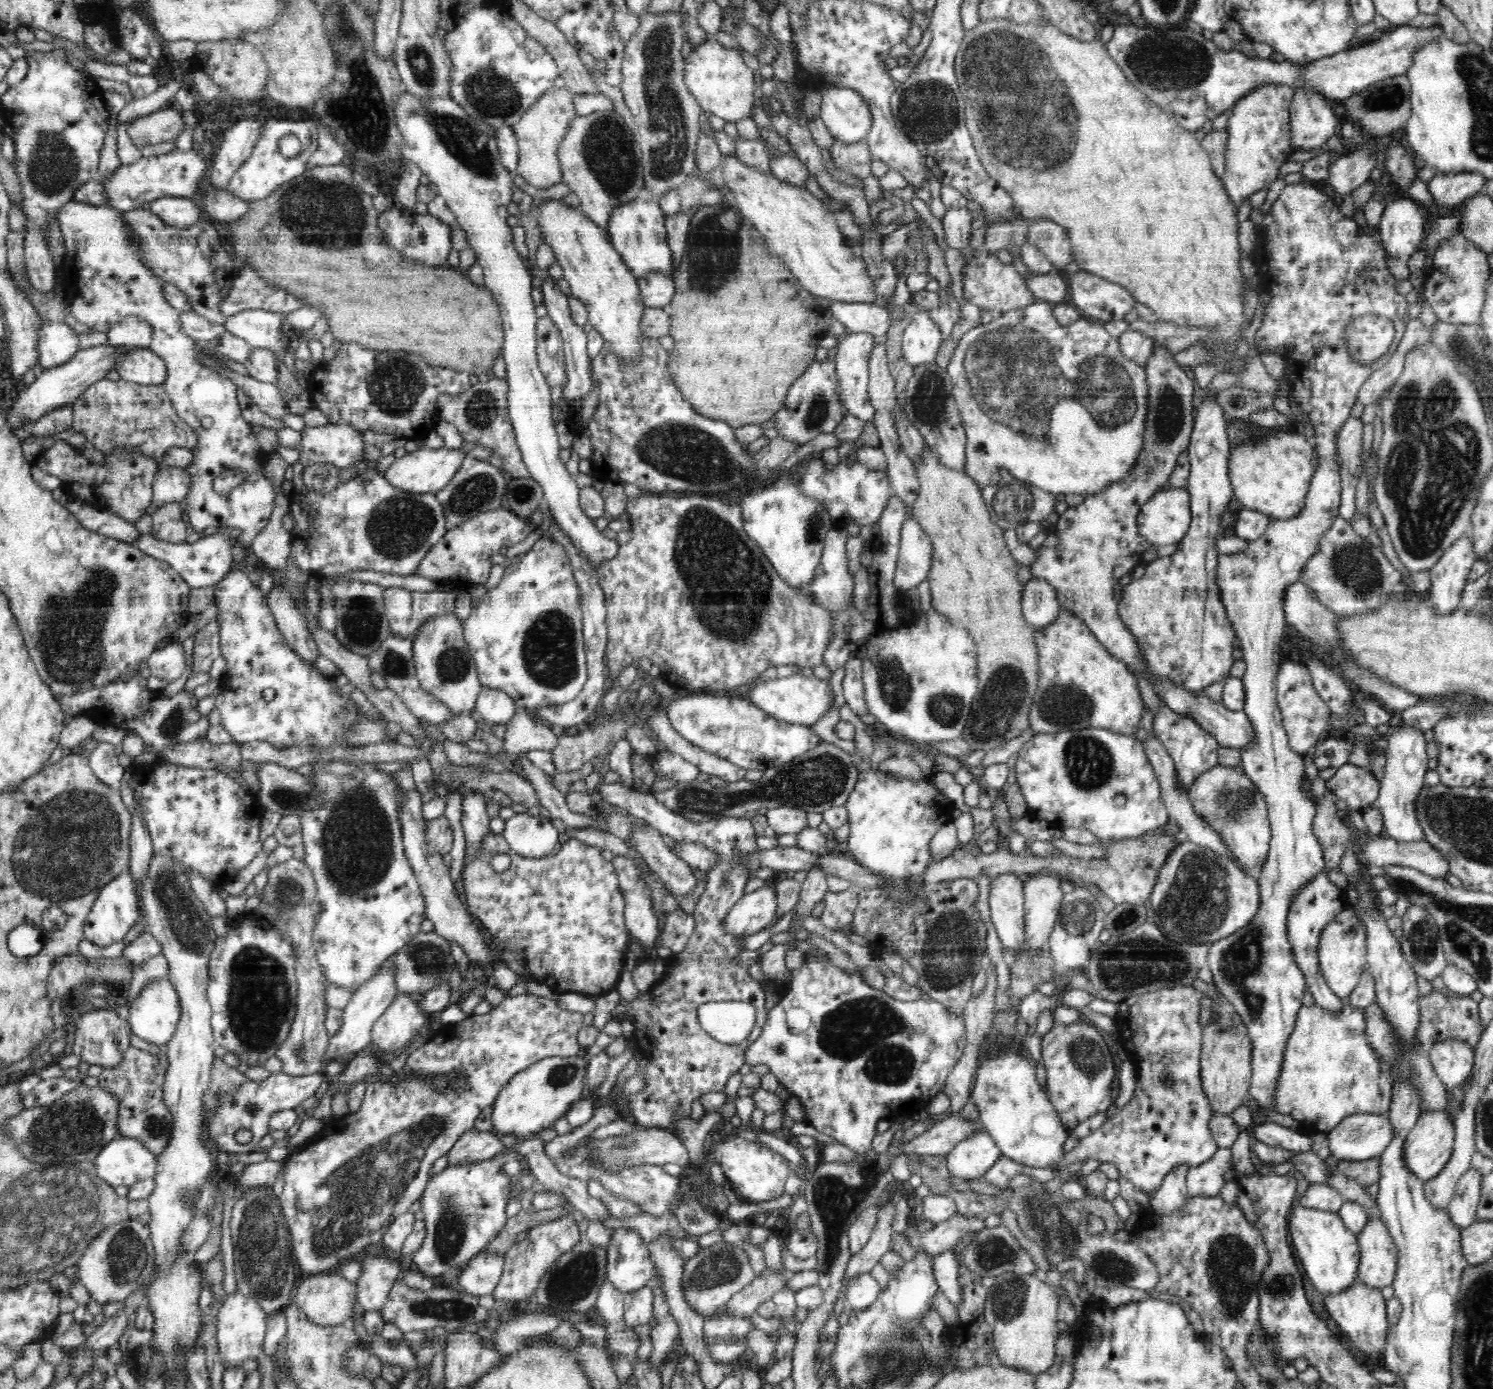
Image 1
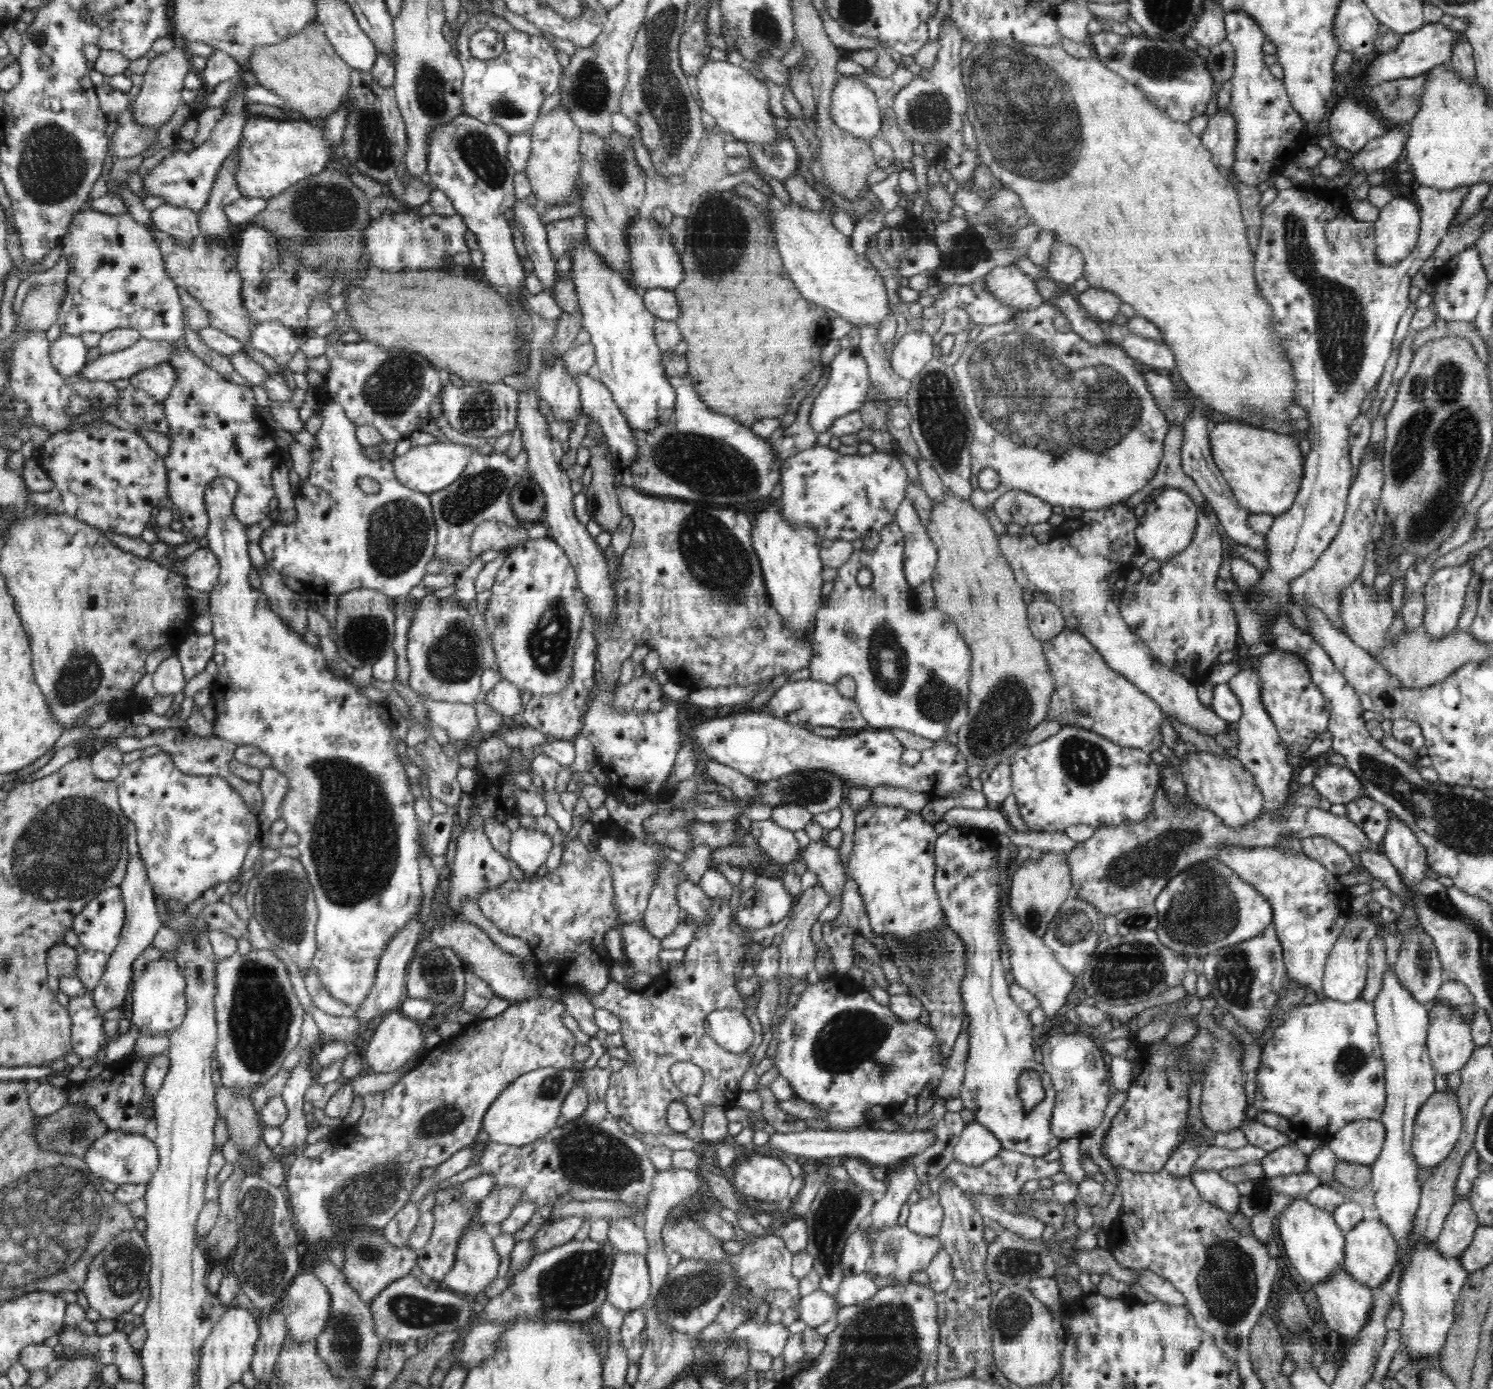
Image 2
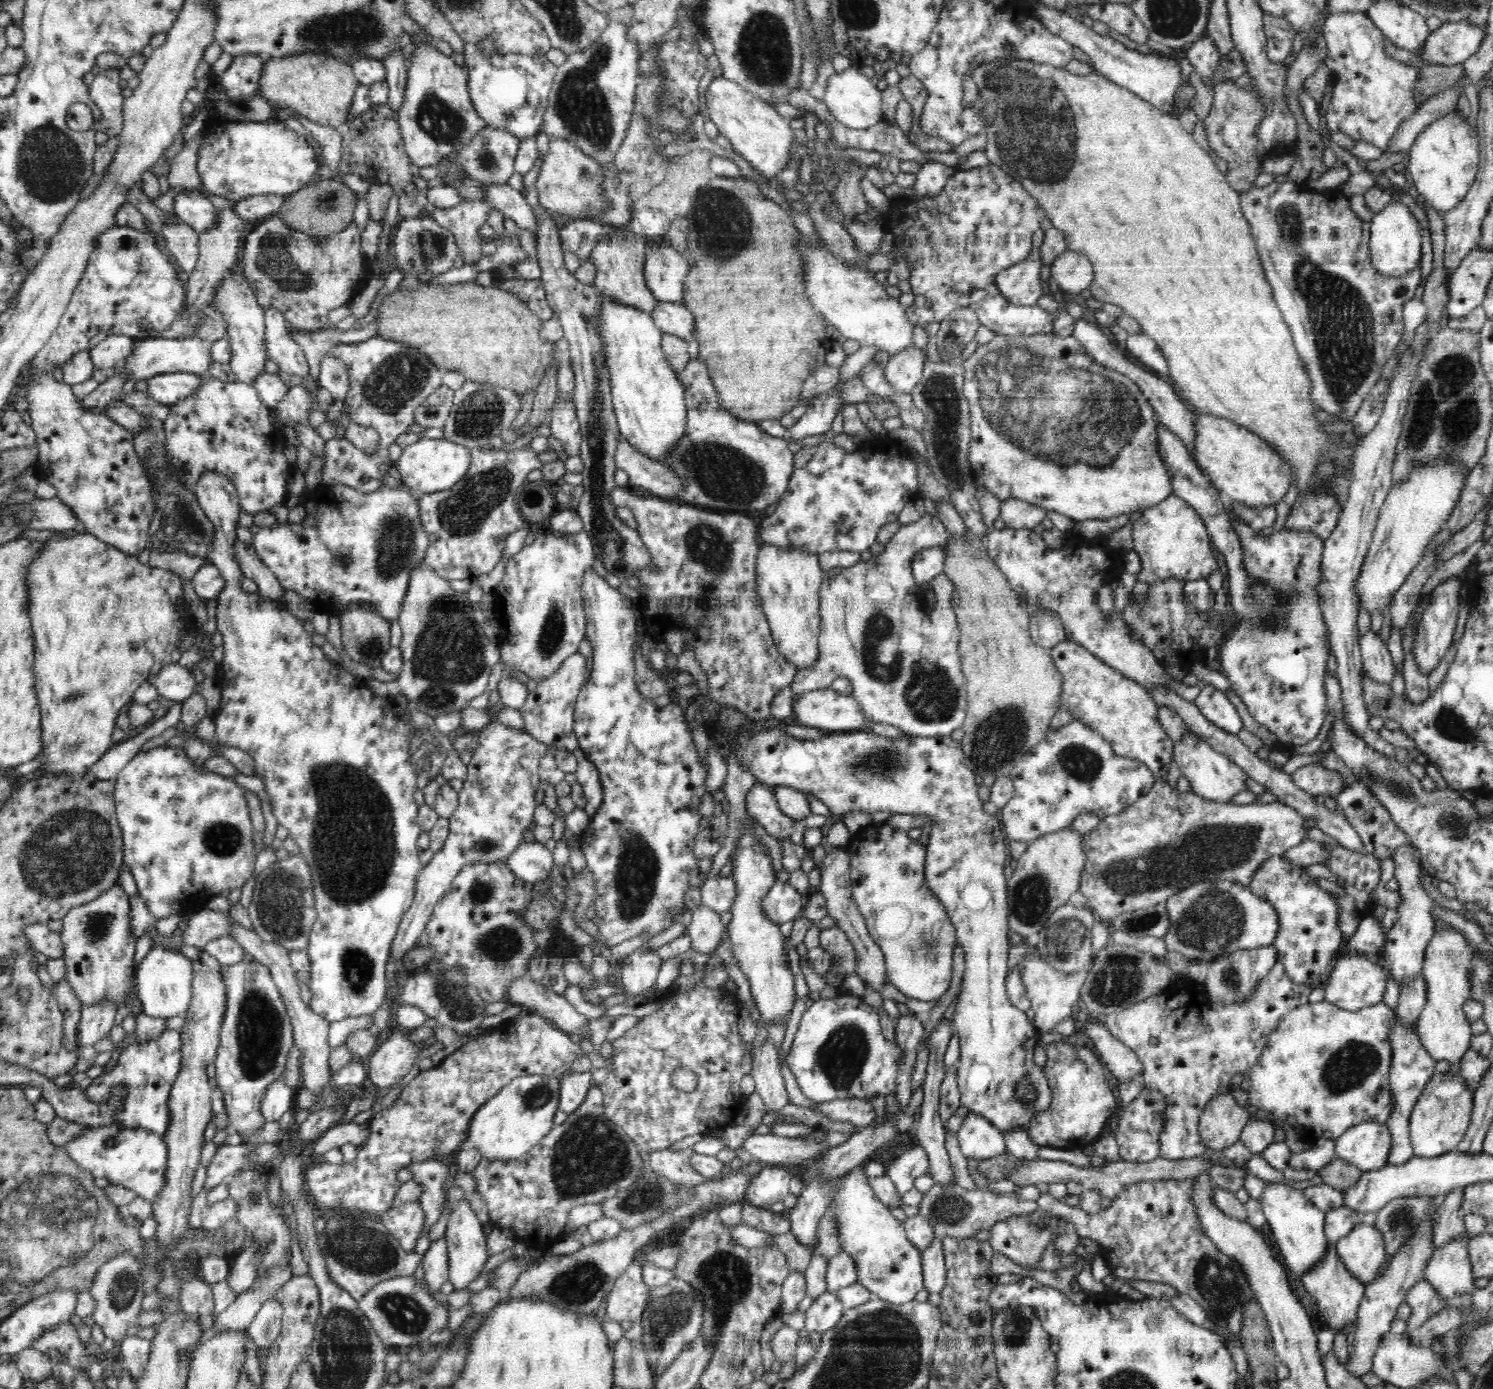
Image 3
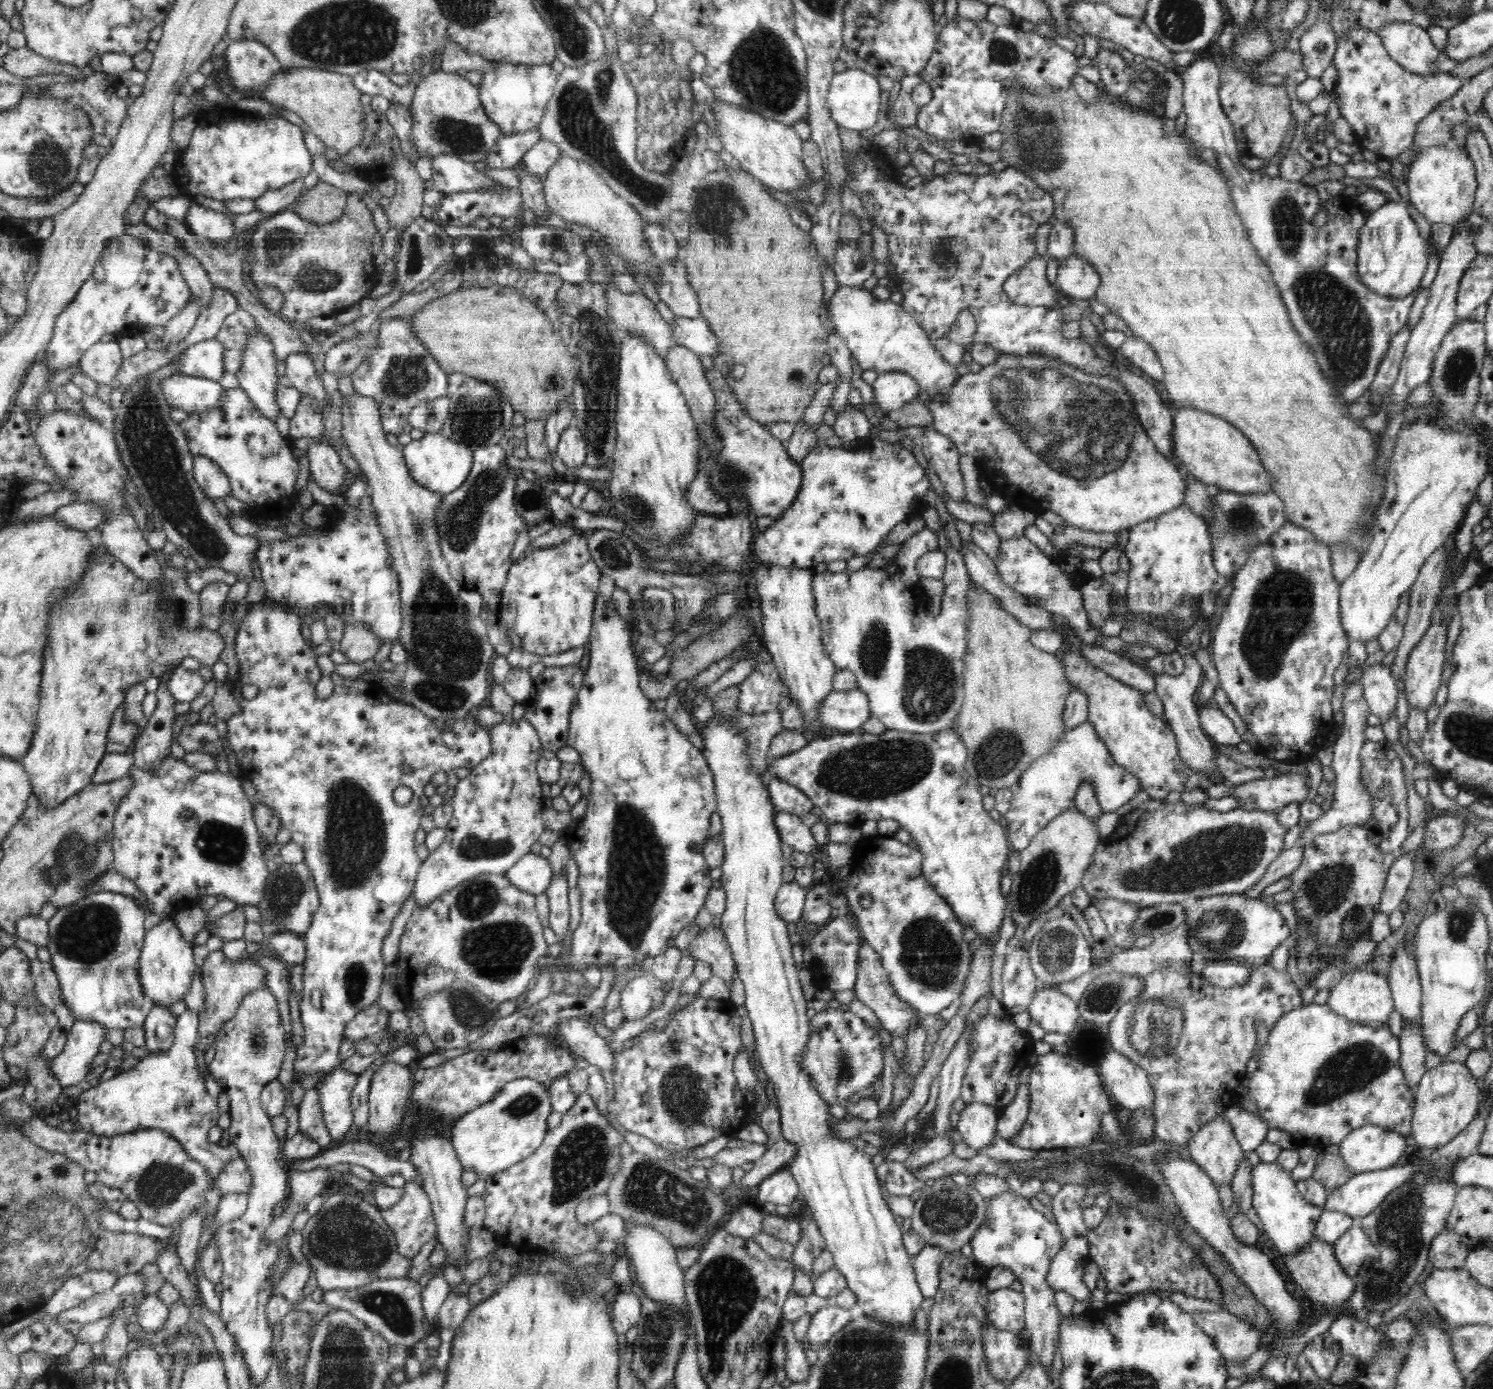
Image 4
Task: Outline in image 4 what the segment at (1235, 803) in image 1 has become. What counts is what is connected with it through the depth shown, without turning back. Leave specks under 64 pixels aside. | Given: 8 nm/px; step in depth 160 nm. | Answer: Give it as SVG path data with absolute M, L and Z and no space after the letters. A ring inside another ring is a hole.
M1189 655L1187 661L1186 669L1180 676L1169 676L1169 674L1153 676L1154 685L1156 685L1155 694L1164 705L1164 720L1176 736L1177 748L1182 762L1194 771L1200 771L1208 777L1215 777L1216 775L1222 775L1214 765L1214 760L1218 757L1217 746L1204 734L1204 730L1200 725L1197 704L1194 704L1194 694L1198 691L1198 686L1202 686L1200 678L1205 672L1193 655Z

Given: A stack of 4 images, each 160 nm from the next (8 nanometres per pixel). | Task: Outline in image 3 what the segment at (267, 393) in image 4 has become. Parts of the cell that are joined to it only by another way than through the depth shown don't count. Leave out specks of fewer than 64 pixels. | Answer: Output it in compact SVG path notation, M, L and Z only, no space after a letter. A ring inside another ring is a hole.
M234 274L224 278L218 286L212 305L222 317L226 325L226 333L231 345L232 356L229 365L232 372L237 376L237 380L244 384L254 385L254 380L260 372L264 371L264 363L268 360L266 334L265 334L265 316L263 308L258 304L254 291L246 281L244 275Z

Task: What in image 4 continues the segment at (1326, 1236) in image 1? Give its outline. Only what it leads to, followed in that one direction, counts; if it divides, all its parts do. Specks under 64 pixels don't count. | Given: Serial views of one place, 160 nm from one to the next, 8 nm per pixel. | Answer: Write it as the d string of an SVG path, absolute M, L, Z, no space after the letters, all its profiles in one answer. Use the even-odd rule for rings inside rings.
M1261 1162L1252 1170L1253 1207L1268 1240L1281 1254L1295 1253L1315 1239L1314 1232L1322 1215L1322 1208L1309 1204L1300 1195L1291 1171L1283 1170L1277 1163Z

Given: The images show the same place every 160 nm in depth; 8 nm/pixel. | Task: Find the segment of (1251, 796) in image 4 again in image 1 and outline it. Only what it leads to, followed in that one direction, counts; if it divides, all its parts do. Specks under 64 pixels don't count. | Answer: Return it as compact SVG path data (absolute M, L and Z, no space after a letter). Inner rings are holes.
M1346 763L1337 767L1336 773L1325 782L1325 785L1336 799L1343 800L1348 805L1349 810L1363 811L1369 809L1378 798L1381 781L1367 767Z

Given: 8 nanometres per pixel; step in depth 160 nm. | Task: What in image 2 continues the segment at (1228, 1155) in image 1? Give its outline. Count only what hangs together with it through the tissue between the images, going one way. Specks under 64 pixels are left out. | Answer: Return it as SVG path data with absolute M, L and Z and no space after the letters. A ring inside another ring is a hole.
M1196 1171L1191 1178L1202 1199L1228 1213L1240 1212L1241 1195L1234 1184L1220 1177L1220 1171Z

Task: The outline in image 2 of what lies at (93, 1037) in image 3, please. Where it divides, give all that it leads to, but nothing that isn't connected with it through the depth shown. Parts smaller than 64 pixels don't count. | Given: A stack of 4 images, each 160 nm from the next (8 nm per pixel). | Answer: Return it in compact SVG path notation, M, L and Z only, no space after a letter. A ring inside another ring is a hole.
M139 853L128 860L126 876L121 881L120 887L123 903L125 904L124 928L122 928L119 936L118 947L107 962L106 970L100 982L98 982L98 986L92 992L96 1012L102 1017L108 1010L120 1008L124 998L126 998L128 986L134 979L132 976L132 964L140 957L140 954L143 954L151 947L150 944L152 944L156 932L163 927L162 920L158 917L154 893L148 882L146 867Z

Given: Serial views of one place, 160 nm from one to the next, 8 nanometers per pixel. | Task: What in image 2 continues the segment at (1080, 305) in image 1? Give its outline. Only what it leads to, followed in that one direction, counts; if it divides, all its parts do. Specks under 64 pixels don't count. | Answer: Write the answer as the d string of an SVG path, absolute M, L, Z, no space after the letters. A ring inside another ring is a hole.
M1090 286L1079 294L1078 300L1092 319L1112 321L1116 314L1120 314L1119 306L1122 302L1113 291Z

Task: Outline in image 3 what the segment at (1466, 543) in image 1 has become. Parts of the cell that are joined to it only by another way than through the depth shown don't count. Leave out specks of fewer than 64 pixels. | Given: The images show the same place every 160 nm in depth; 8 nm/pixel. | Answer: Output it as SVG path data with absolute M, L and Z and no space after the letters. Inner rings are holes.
M1454 577L1449 578L1445 582L1437 584L1430 592L1429 603L1423 612L1423 617L1417 626L1414 644L1411 653L1414 655L1416 667L1420 669L1420 673L1429 676L1440 664L1440 660L1444 658L1444 654L1448 652L1448 648L1452 645L1452 636L1456 628L1456 620L1458 620L1458 605L1460 602L1459 592L1462 581Z

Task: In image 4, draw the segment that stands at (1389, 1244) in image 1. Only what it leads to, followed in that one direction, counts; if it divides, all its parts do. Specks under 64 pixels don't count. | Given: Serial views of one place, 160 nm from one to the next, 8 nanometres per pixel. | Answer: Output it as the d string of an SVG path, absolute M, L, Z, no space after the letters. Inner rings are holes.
M1354 1219L1350 1229L1333 1242L1333 1249L1344 1272L1352 1277L1364 1270L1370 1260L1379 1258L1378 1249L1368 1239L1359 1219Z

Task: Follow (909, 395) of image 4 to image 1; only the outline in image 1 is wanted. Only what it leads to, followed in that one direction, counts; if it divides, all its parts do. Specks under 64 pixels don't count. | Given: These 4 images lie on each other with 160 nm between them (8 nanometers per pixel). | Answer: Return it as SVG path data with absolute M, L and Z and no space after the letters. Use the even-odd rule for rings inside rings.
M921 309L912 314L912 322L904 330L901 351L905 362L917 367L935 360L941 346L942 334L939 327L930 319L928 310Z

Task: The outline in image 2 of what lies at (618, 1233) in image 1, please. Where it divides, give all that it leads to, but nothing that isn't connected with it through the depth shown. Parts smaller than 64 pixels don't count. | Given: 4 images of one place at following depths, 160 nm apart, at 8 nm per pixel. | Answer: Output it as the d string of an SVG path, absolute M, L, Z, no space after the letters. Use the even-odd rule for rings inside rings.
M616 1252L606 1283L606 1303L625 1313L643 1308L651 1298L651 1278L646 1257Z

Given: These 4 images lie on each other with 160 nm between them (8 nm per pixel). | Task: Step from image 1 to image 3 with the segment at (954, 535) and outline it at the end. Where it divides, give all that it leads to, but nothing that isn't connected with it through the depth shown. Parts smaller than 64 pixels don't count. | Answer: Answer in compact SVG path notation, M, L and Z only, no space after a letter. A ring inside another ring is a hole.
M966 530L964 536L953 536L949 534L949 538L942 546L944 550L945 562L942 574L946 575L952 583L954 583L954 594L952 594L952 602L954 603L954 612L957 616L957 623L960 630L959 655L961 658L961 668L966 680L966 693L968 710L966 710L966 720L961 727L964 731L964 737L961 741L963 749L963 757L965 765L975 774L975 776L1011 776L1016 762L1021 760L1029 751L1032 751L1042 740L1045 740L1051 732L1051 721L1060 708L1061 695L1063 691L1062 673L1057 670L1053 663L1051 649L1044 649L1031 639L1029 633L1030 616L1024 609L1024 601L1022 597L1010 586L1006 577L999 571L999 568L990 558L985 545L984 538L974 538L973 534Z

